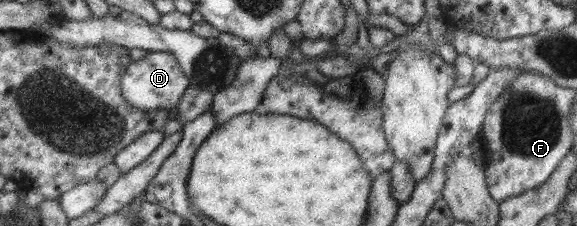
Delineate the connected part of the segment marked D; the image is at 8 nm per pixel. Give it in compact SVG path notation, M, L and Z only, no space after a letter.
M160 51L147 52L141 60L130 61L119 81L121 96L127 103L145 111L157 108L173 111L188 86L189 81L176 59L170 53Z

